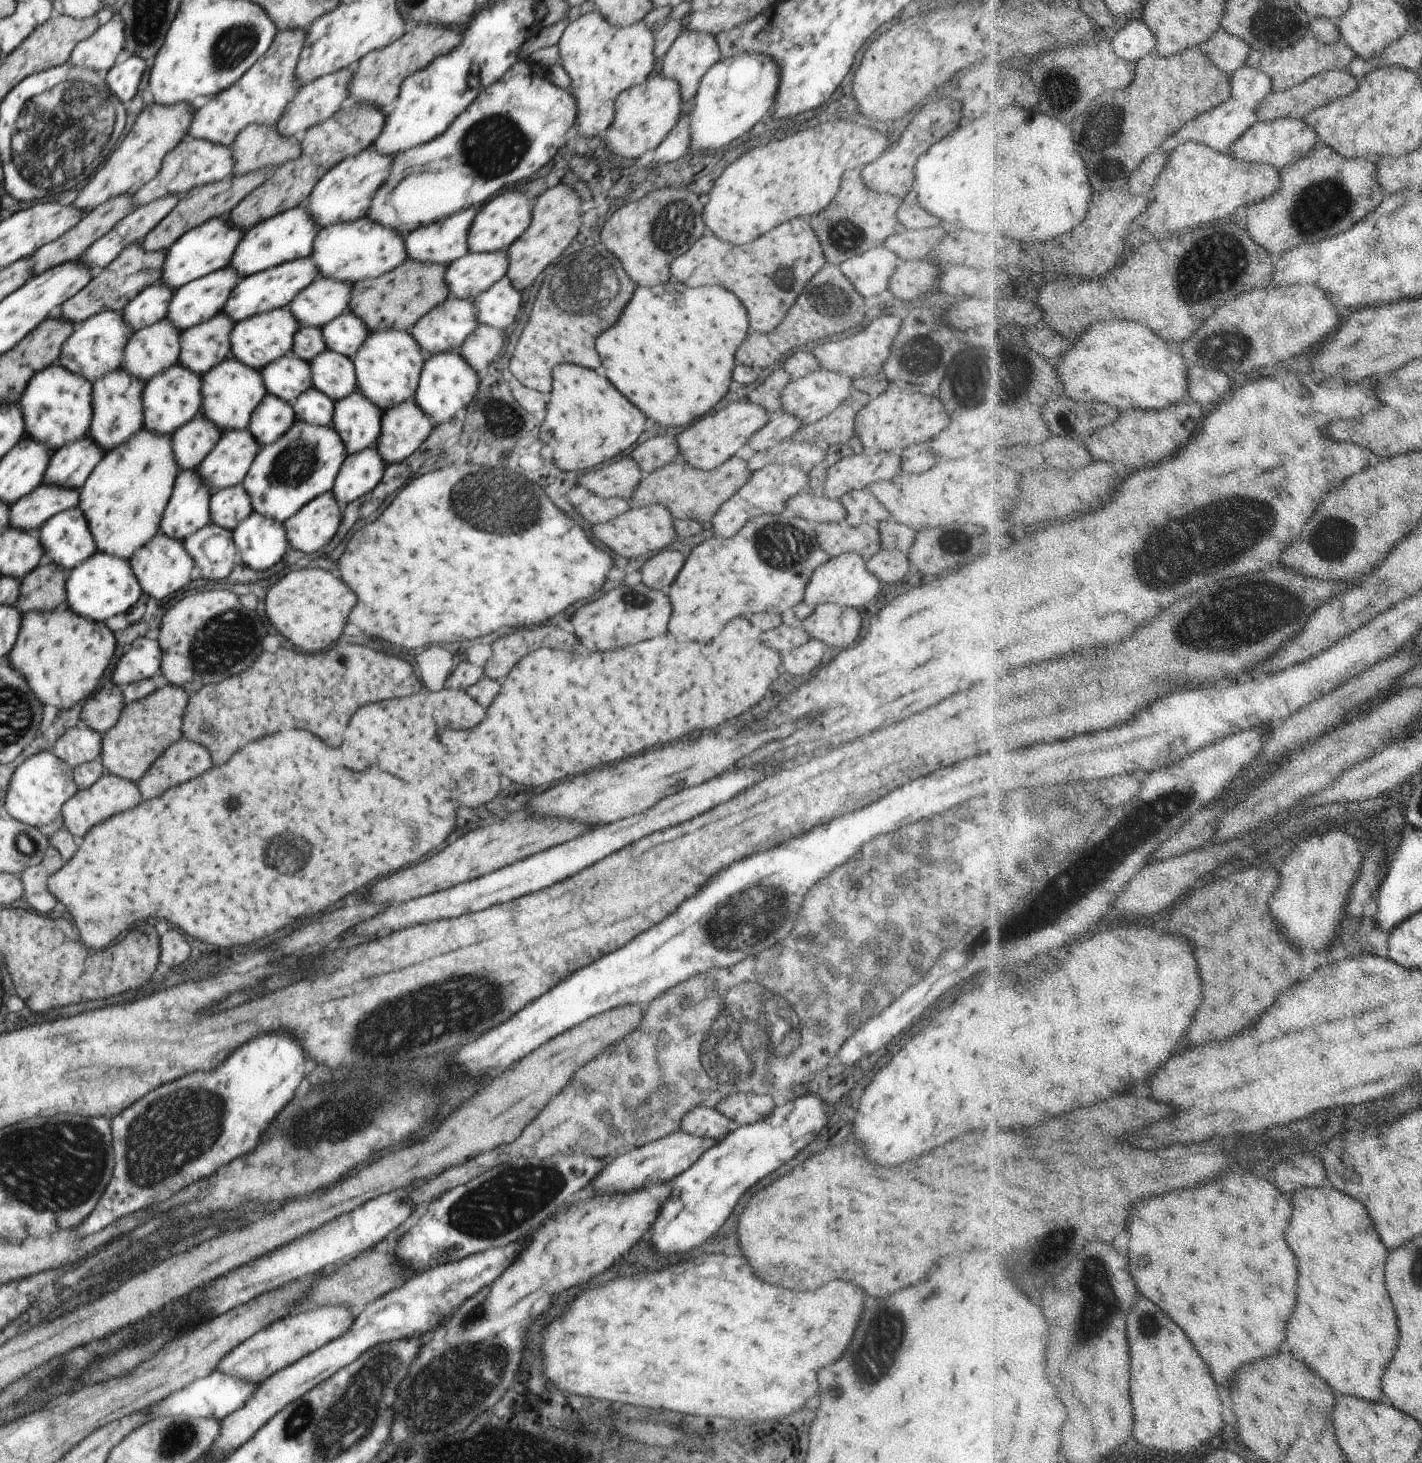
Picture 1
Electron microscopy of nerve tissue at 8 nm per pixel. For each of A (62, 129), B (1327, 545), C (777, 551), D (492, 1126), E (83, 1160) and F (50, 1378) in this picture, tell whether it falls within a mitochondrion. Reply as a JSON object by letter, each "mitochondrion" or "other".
{"A":"mitochondrion","B":"mitochondrion","C":"mitochondrion","D":"other","E":"mitochondrion","F":"mitochondrion"}

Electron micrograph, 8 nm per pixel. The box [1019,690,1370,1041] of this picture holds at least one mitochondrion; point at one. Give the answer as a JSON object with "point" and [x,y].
{"point":[1146,819]}

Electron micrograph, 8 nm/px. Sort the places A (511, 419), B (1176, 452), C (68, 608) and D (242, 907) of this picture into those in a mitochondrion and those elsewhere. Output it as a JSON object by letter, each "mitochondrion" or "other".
{"A":"mitochondrion","B":"other","C":"other","D":"other"}

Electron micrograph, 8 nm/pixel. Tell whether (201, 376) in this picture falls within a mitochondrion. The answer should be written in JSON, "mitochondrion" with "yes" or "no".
{"mitochondrion":"no"}

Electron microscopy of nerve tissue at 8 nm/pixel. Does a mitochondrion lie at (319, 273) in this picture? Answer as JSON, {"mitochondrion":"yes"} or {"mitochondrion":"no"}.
{"mitochondrion":"no"}

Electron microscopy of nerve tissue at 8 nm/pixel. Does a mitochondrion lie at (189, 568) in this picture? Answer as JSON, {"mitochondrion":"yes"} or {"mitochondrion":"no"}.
{"mitochondrion":"no"}

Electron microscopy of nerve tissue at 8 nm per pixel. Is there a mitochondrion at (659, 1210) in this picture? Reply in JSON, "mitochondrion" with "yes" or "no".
{"mitochondrion":"no"}

